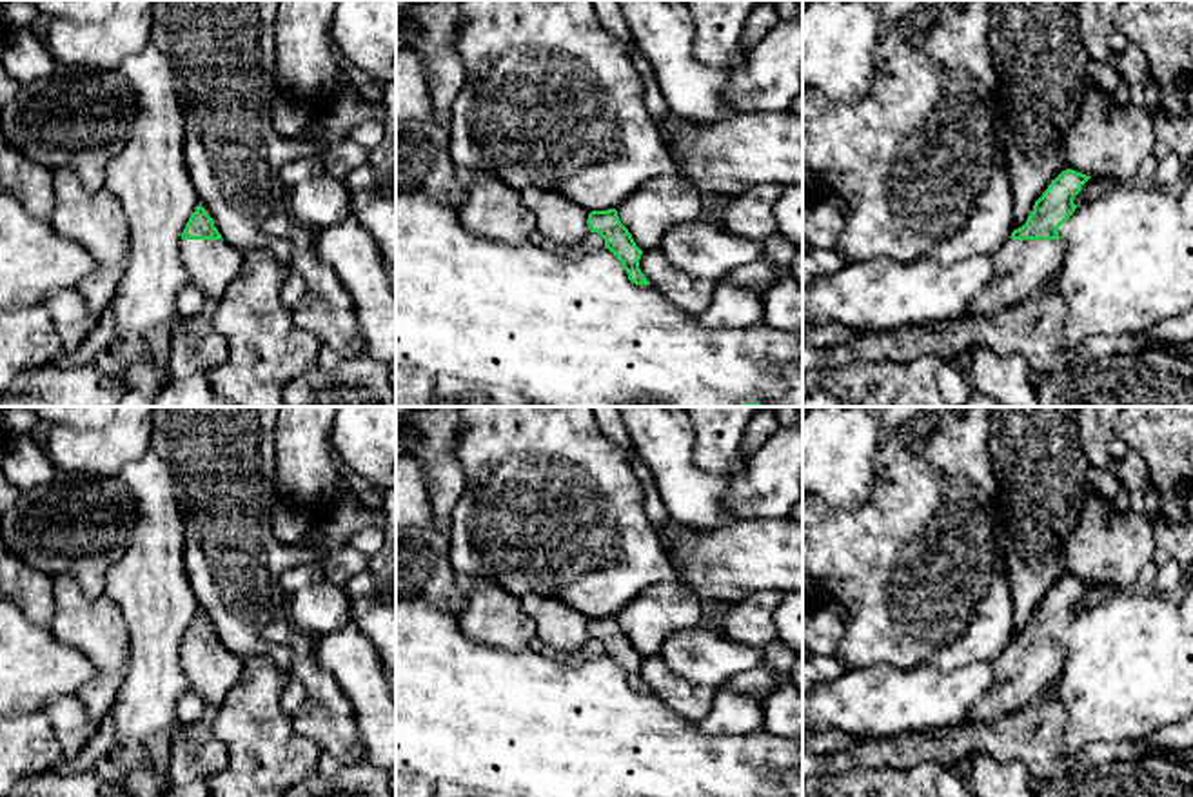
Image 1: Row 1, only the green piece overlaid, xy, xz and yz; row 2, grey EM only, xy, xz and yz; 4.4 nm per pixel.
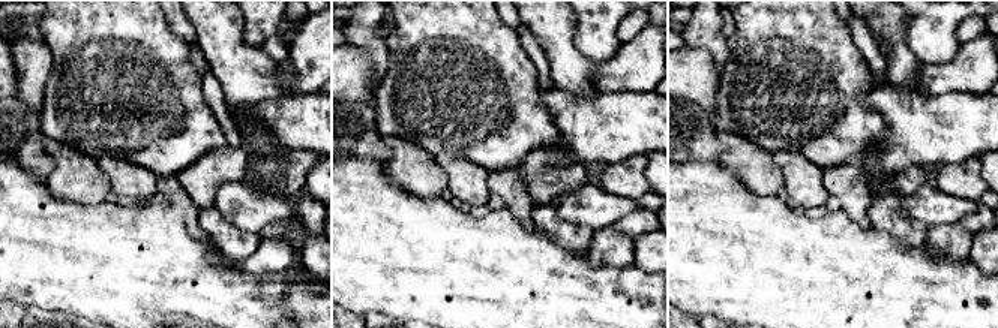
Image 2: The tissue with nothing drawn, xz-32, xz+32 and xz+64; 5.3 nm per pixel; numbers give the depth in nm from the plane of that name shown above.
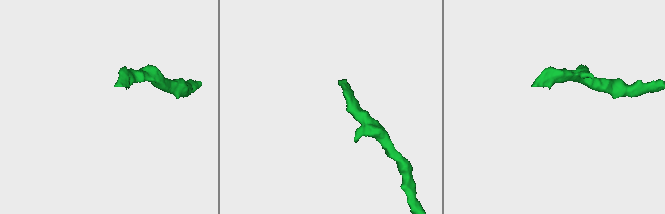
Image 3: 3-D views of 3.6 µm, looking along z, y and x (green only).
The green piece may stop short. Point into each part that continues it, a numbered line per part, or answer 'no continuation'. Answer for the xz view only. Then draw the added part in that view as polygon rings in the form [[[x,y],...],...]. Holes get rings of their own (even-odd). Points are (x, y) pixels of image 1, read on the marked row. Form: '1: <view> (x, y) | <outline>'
no continuation

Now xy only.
1: xy (211, 264) | [[[180,240],[189,280],[207,300],[220,300],[243,267],[243,251],[225,240]]]

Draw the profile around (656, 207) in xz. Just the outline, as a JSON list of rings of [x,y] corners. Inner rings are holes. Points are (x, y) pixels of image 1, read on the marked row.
[[[677,172],[643,183],[616,211],[643,252],[661,249],[674,227],[703,220],[701,192]]]

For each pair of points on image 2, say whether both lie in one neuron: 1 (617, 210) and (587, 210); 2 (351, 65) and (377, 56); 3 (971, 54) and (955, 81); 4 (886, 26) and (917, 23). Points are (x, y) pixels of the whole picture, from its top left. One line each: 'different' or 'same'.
1: same
2: different
3: same
4: different

